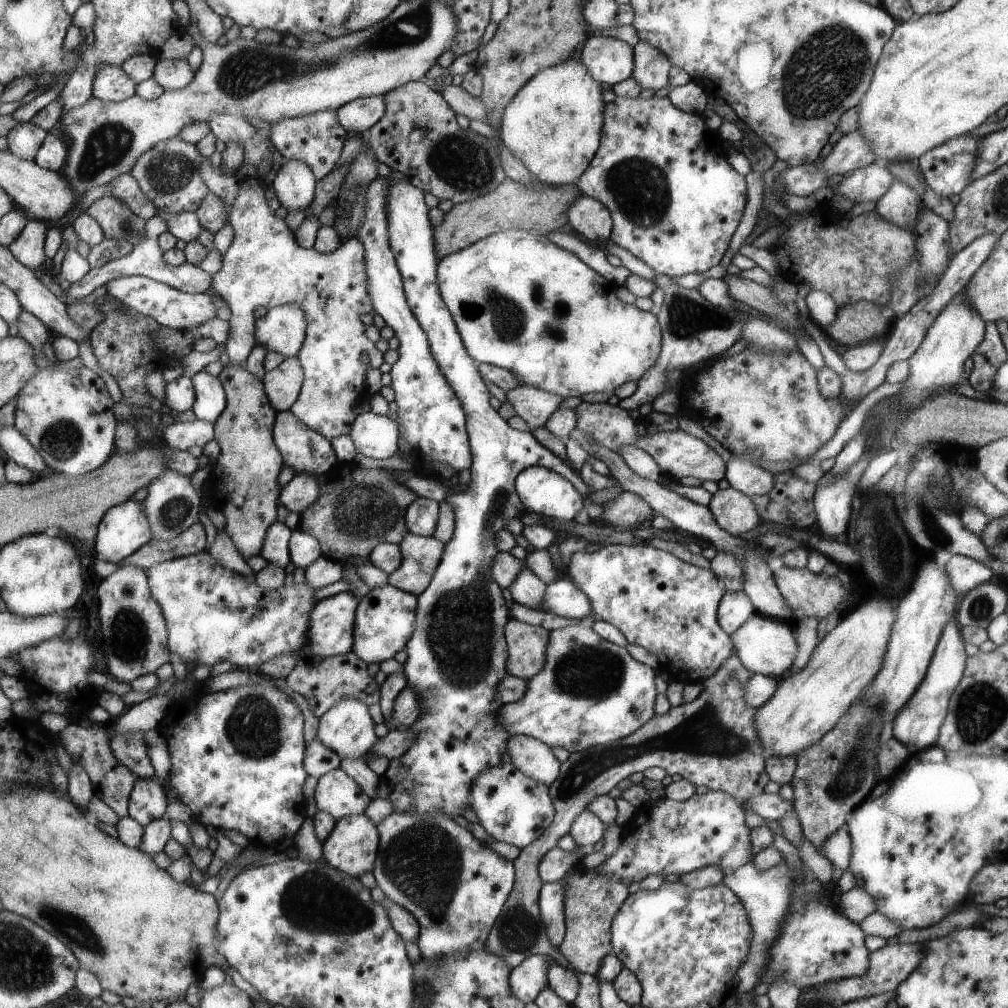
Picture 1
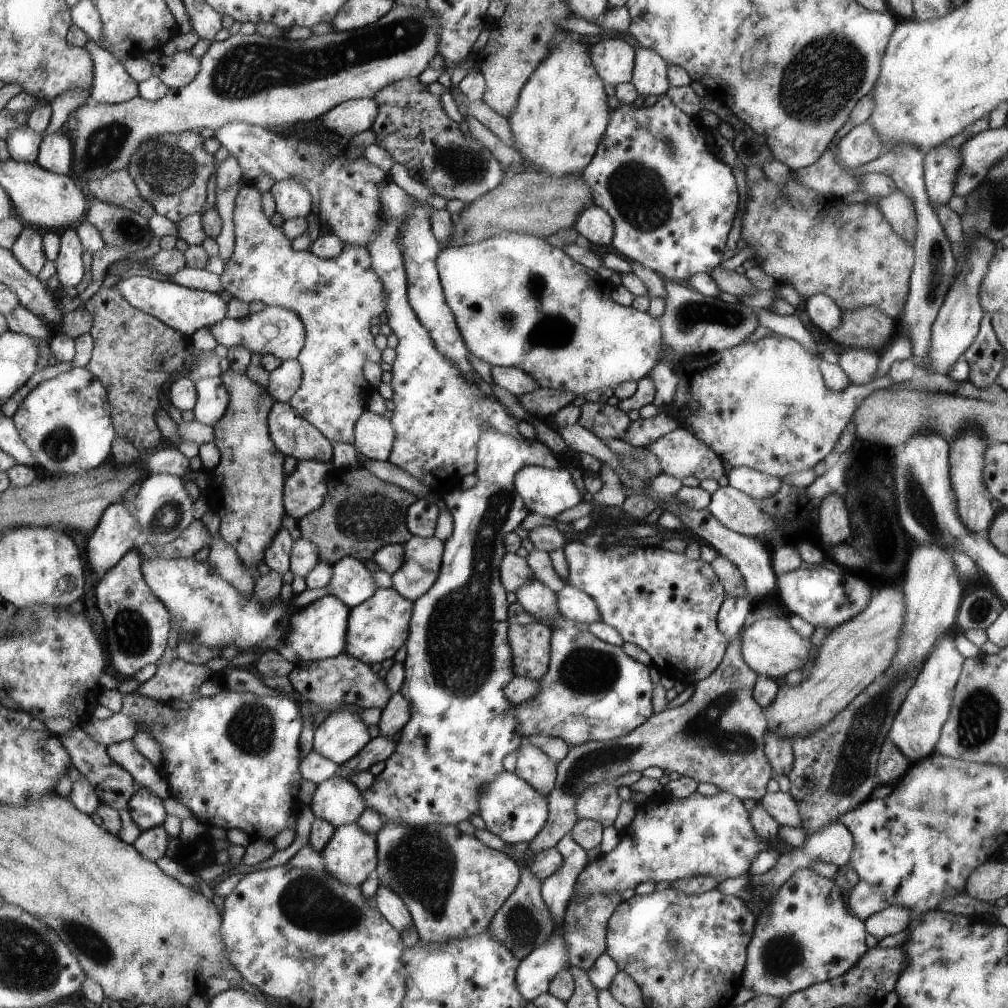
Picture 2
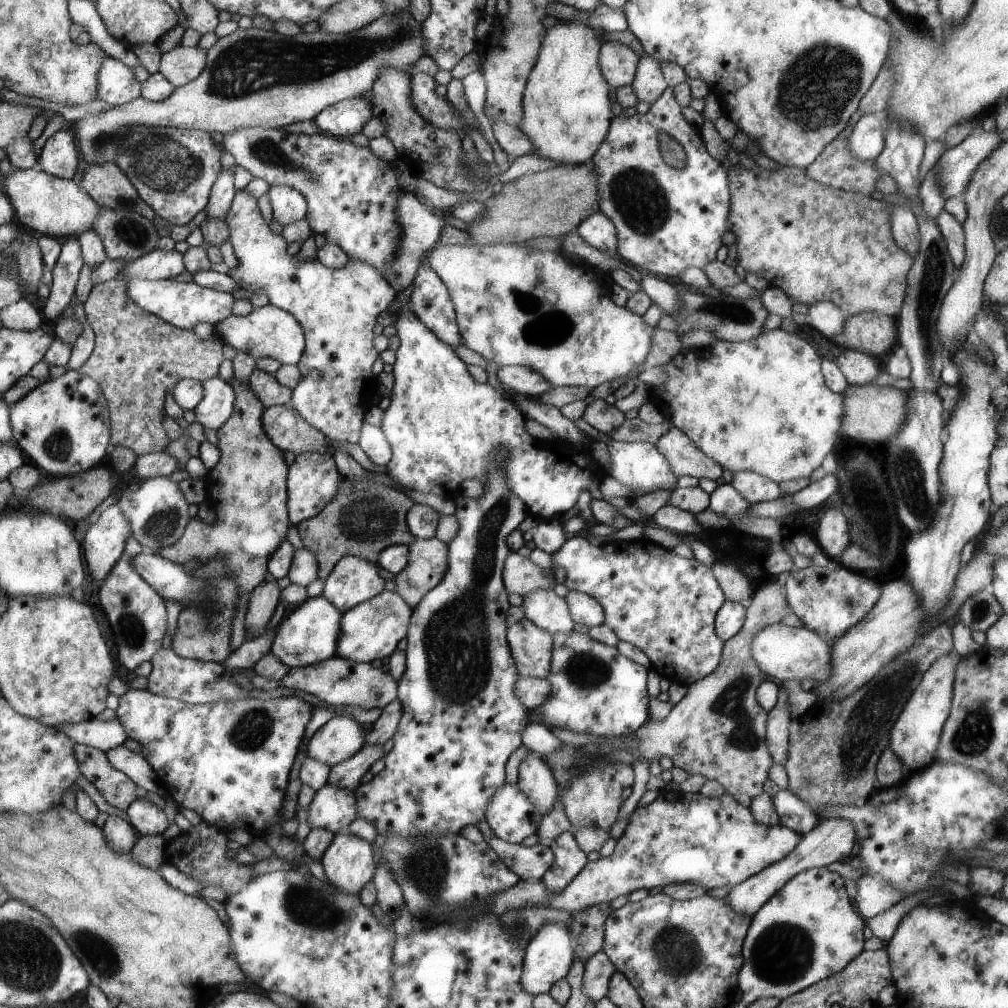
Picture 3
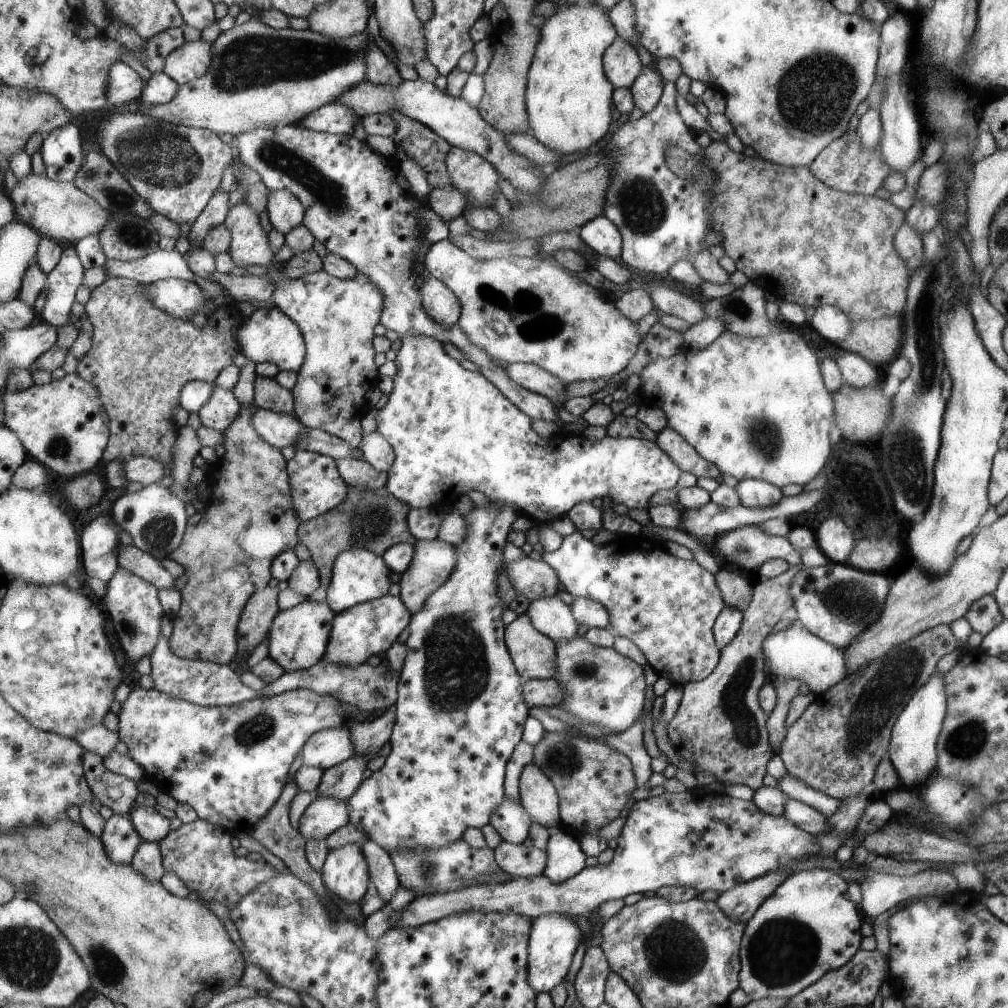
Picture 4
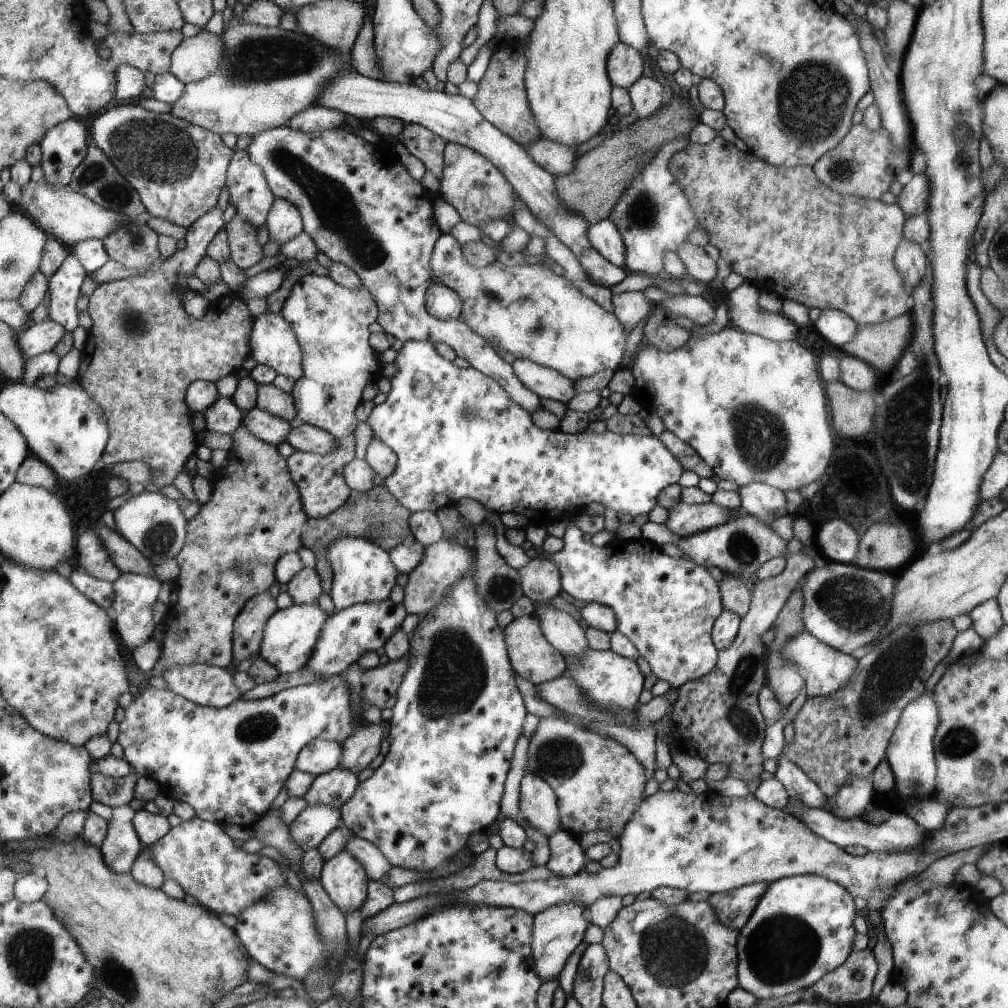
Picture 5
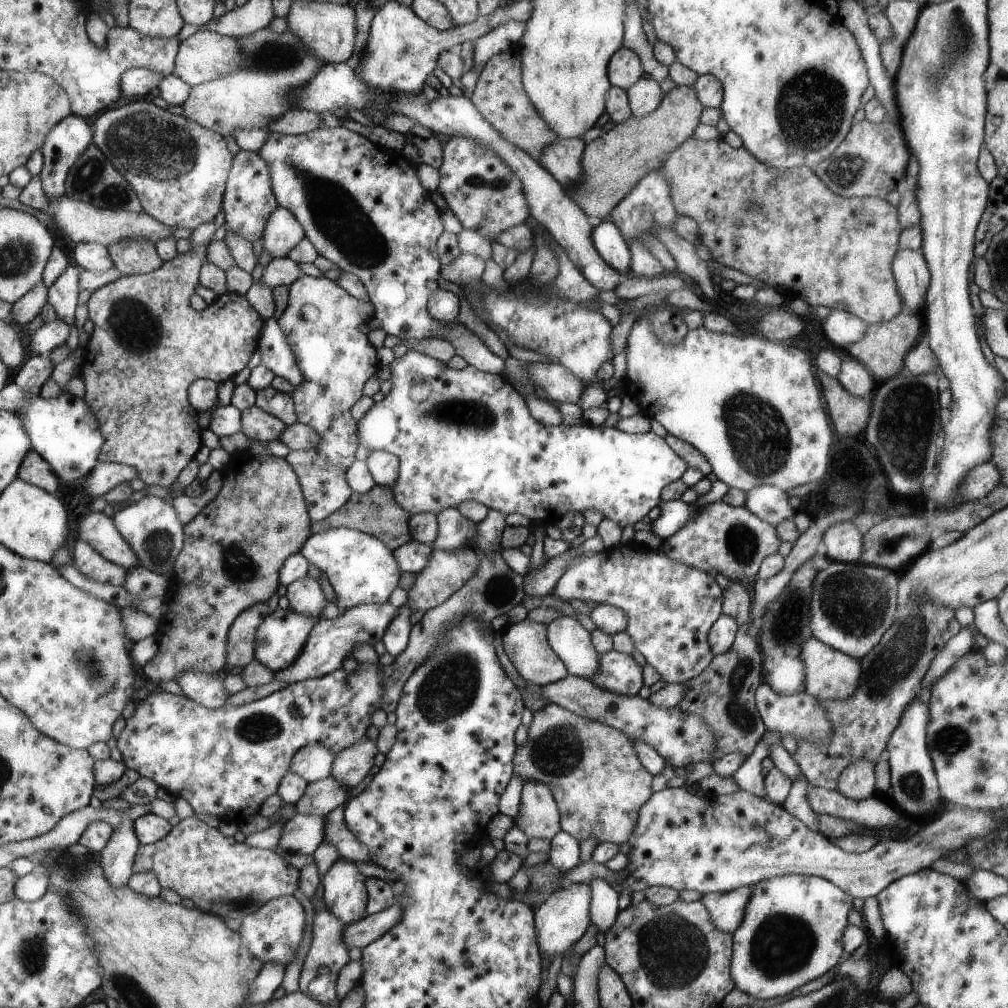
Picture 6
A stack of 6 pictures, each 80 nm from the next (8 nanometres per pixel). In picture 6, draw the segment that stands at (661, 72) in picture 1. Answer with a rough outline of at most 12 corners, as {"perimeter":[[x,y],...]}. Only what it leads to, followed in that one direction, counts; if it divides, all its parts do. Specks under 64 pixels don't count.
{"perimeter":[[640,78],[625,92],[633,117],[652,113],[663,100],[659,85]]}

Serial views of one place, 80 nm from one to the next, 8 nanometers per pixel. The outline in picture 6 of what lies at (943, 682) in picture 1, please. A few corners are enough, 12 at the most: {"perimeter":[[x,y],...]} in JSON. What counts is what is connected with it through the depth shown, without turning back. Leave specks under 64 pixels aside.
{"perimeter":[[913,700],[886,742],[885,798],[909,816],[939,808],[926,742]]}

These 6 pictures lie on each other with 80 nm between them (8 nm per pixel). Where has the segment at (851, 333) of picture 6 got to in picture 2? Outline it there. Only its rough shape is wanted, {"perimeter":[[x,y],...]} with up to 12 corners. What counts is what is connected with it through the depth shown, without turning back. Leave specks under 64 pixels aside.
{"perimeter":[[824,294],[808,298],[804,311],[824,337],[843,312]]}

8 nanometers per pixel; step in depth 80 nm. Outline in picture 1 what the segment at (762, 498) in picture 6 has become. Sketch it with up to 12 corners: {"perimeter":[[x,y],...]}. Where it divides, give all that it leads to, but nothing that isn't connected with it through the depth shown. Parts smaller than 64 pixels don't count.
{"perimeter":[[732,455],[724,466],[730,488],[747,497],[772,490],[762,468]]}

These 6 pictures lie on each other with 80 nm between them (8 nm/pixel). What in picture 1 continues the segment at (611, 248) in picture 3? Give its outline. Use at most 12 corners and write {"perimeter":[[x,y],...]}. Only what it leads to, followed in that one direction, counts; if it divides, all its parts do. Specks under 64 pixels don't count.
{"perimeter":[[580,193],[568,207],[571,229],[583,238],[609,239],[612,219]]}

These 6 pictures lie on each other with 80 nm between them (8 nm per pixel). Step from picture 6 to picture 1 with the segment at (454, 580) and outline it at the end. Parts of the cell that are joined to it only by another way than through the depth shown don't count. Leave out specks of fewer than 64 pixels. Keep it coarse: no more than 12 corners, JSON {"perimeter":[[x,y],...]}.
{"perimeter":[[410,532],[389,585],[420,596],[445,546]]}

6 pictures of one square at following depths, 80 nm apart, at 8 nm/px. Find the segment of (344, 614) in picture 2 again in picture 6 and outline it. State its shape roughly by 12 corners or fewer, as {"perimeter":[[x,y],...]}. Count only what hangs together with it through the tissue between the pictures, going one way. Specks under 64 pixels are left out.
{"perimeter":[[273,611],[256,634],[256,658],[274,673],[297,660],[317,617]]}

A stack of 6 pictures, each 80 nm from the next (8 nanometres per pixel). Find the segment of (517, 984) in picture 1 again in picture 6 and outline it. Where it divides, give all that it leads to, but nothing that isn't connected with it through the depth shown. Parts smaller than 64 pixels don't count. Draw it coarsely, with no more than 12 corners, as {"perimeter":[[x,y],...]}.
{"perimeter":[[568,882],[536,908],[539,947],[562,954],[590,924],[590,886]]}

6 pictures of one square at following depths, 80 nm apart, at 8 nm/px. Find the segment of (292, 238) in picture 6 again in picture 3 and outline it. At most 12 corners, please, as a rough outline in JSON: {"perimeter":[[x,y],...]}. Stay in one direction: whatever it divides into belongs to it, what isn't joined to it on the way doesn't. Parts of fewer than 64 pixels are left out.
{"perimeter":[[274,185],[267,193],[282,226],[308,217],[301,190]]}

